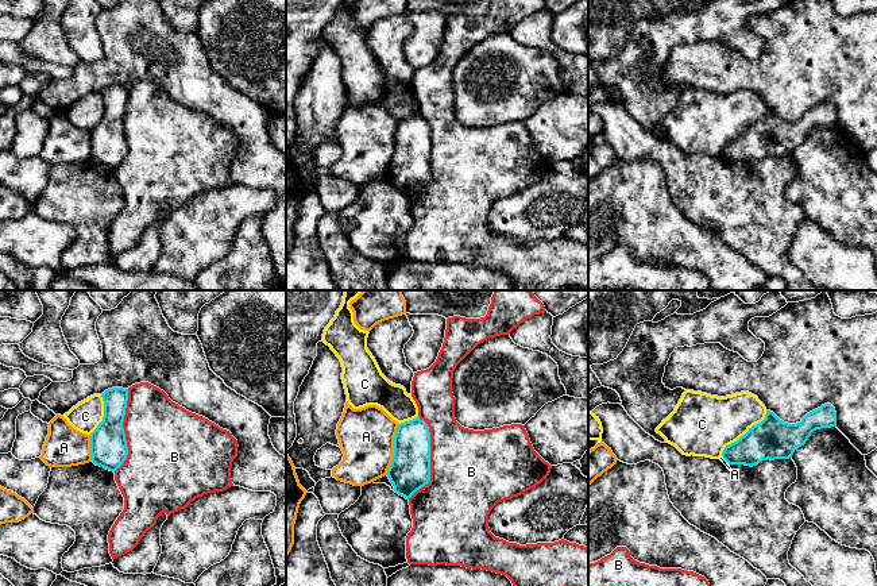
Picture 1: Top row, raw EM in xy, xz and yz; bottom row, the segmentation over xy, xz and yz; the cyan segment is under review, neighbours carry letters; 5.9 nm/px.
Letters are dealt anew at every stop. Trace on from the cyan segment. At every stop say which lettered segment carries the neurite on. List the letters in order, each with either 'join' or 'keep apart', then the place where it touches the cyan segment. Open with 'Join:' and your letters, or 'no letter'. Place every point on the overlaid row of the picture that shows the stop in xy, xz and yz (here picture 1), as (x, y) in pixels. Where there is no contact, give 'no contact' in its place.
Join: no letter
A: keep apart; contact xz (394, 450)
B: keep apart; contact xz (429, 459)
C: keep apart; contact yz (745, 434)

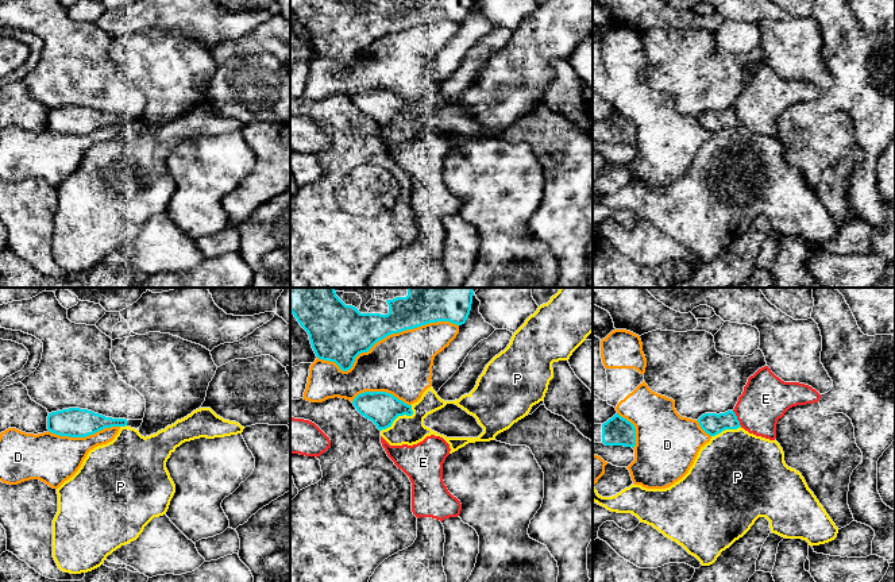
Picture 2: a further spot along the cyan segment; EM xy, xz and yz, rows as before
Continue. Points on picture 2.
Join: no letter
D: keep apart; contact xz (385, 336)
E: keep apart; contact yz (736, 419)
P: keep apart; contact xz (400, 415)

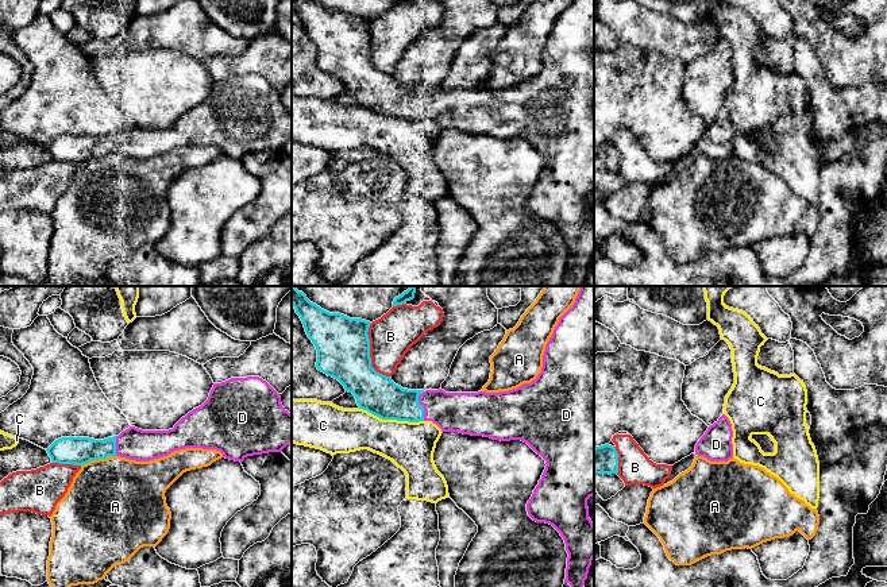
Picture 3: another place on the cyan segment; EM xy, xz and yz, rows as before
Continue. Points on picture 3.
Join: D
A: keep apart; contact xy (97, 459)
B: keep apart; contact xz (369, 354)
C: keep apart; contact xz (392, 418)
D: join; contact xz (423, 406)

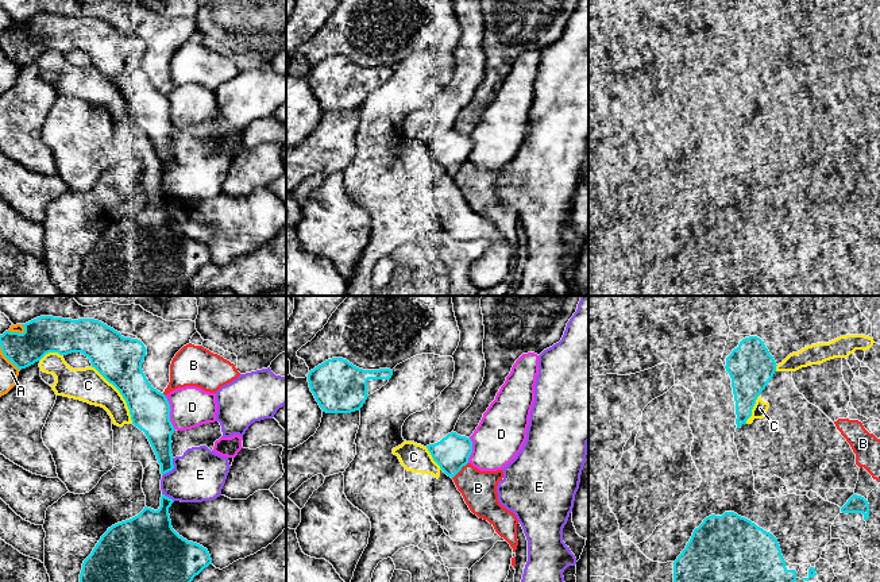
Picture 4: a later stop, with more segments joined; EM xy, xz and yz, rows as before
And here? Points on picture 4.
Join: no letter
A: keep apart; contact xy (7, 358)
B: keep apart; contact xz (460, 469)
C: keep apart; contact xy (120, 393)
D: keep apart; contact xy (169, 413)
E: keep apart; contact xy (172, 469)

